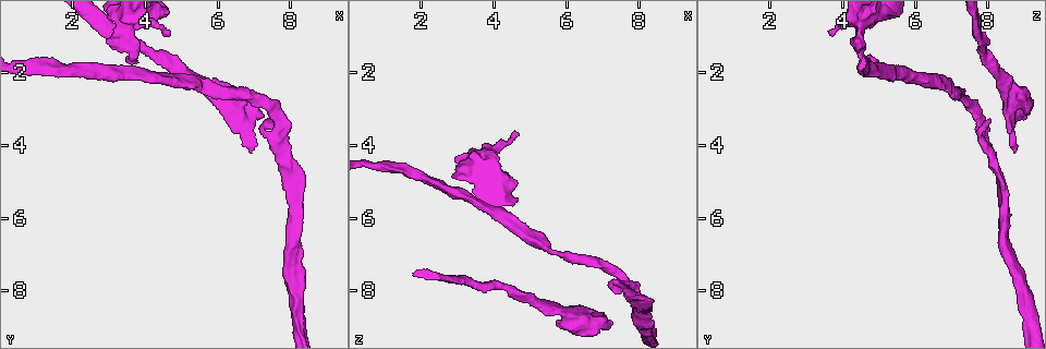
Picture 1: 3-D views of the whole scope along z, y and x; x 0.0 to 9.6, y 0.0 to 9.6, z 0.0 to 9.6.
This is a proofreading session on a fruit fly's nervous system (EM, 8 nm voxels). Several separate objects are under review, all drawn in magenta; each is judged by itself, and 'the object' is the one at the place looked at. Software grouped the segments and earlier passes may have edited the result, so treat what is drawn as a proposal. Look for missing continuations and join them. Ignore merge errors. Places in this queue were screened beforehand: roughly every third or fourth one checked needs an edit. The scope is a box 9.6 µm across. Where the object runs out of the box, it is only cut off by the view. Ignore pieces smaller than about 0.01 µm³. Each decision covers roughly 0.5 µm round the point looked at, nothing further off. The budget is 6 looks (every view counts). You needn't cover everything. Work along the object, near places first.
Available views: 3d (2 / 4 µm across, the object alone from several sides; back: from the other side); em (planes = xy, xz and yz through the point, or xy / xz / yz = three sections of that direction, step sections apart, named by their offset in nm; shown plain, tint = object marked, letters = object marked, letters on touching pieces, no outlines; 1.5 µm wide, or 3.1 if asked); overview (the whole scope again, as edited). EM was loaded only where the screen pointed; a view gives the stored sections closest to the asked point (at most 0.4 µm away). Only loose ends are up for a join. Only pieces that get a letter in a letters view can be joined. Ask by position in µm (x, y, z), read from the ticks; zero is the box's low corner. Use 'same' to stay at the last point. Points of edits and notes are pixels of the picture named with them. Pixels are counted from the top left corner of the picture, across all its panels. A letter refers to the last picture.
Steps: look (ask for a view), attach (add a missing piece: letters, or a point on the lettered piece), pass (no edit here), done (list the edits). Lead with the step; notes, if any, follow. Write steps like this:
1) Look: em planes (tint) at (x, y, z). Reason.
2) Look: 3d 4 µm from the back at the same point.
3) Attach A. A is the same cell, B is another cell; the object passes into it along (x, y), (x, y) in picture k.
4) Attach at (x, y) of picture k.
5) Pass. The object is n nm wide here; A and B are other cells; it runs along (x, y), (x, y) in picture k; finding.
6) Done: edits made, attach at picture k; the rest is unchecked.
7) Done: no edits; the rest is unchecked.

Look: em planes (plain) at (7.80, 5.10, 8.30). An open end.

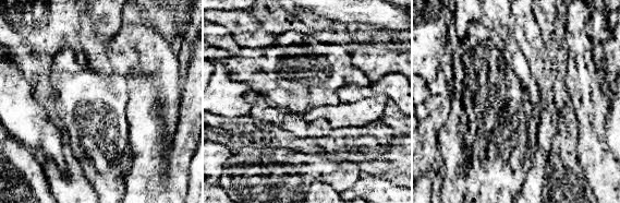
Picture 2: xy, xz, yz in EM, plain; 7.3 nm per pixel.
Look: em planes (letters) at the same point. What lies round it.

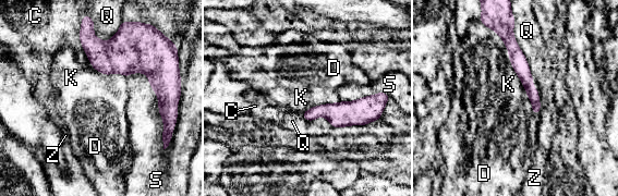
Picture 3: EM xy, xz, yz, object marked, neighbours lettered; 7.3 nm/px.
Pass. C, D, K, Q, S and Z are other cells; a border runs along (504, 43), (510, 64), (529, 97) in picture 3; no lettered piece goes on from it.

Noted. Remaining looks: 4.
Look: em xz step 4 (letters) at (7.40, 3.30, 8.05). Free end.

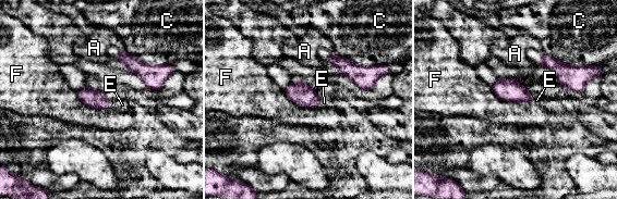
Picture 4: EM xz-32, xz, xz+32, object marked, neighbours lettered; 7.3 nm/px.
Look: em planes (letters) at the same point. Another direction.

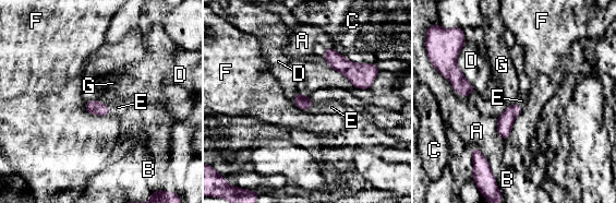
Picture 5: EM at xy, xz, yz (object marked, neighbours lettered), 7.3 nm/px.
Attach E. The object is 100 nm wide here; E is the same cell, A, B, C, D, F and G are other cells; the object passes into it along (95, 107), (105, 105), (118, 107) in picture 5; it goes on there.

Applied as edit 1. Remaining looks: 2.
Done: edits made, attach at picture 5; the rest is unchecked.

